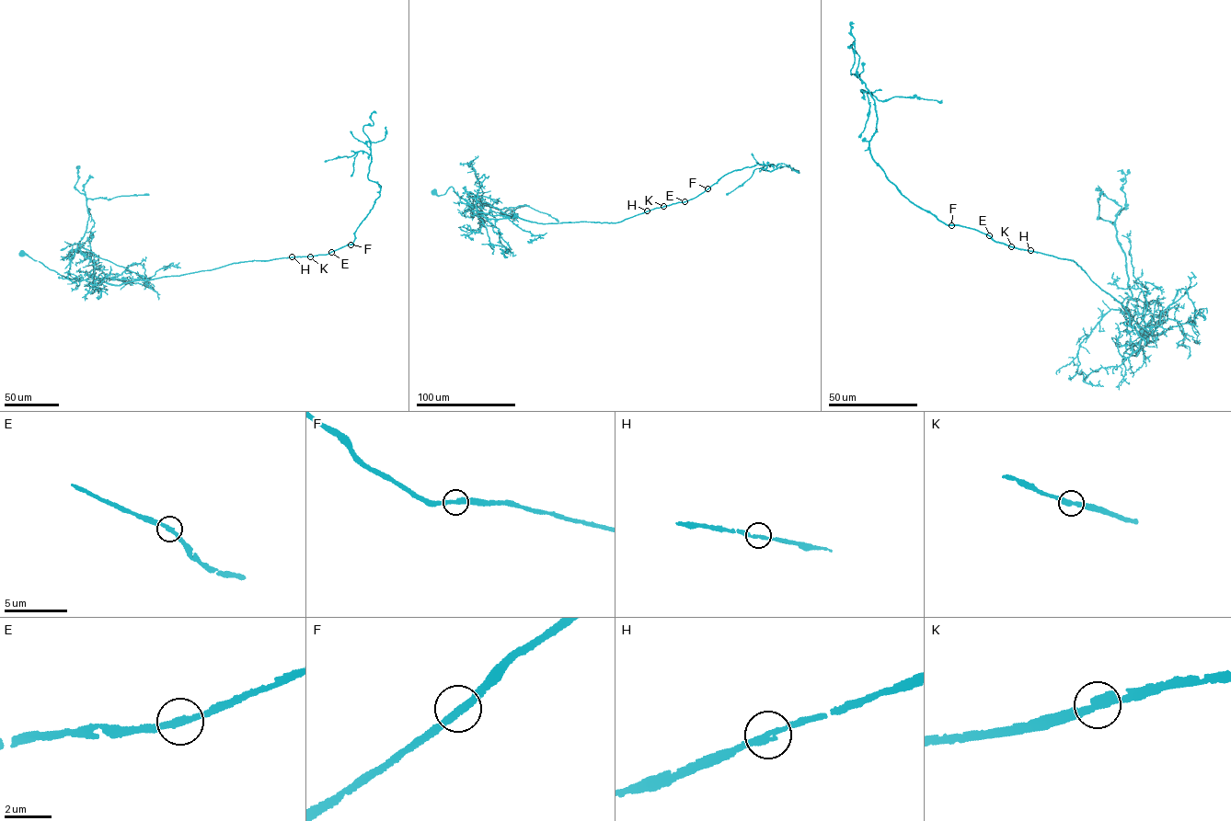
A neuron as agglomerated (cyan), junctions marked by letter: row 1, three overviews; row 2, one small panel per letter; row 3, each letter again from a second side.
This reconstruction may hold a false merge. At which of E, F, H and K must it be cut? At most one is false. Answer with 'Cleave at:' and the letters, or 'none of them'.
Cleave at: none of them

